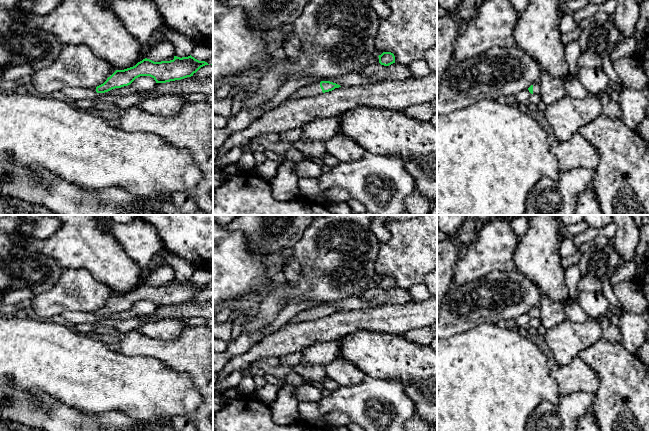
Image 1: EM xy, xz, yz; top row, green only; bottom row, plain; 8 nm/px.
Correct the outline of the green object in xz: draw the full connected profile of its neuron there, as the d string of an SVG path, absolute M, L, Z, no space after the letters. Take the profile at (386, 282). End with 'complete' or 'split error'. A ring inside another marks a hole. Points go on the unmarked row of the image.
M383 276L379 281L379 287L384 290L389 290L395 287L395 280L391 276Z; complete

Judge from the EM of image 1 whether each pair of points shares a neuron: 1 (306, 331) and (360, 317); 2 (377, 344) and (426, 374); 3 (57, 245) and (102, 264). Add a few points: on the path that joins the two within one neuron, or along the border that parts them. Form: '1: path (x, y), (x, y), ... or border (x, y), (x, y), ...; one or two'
1: path (319, 331), (347, 321); one
2: path (389, 356), (408, 361), (414, 365); one
3: path (68, 245), (83, 245), (91, 253); one

